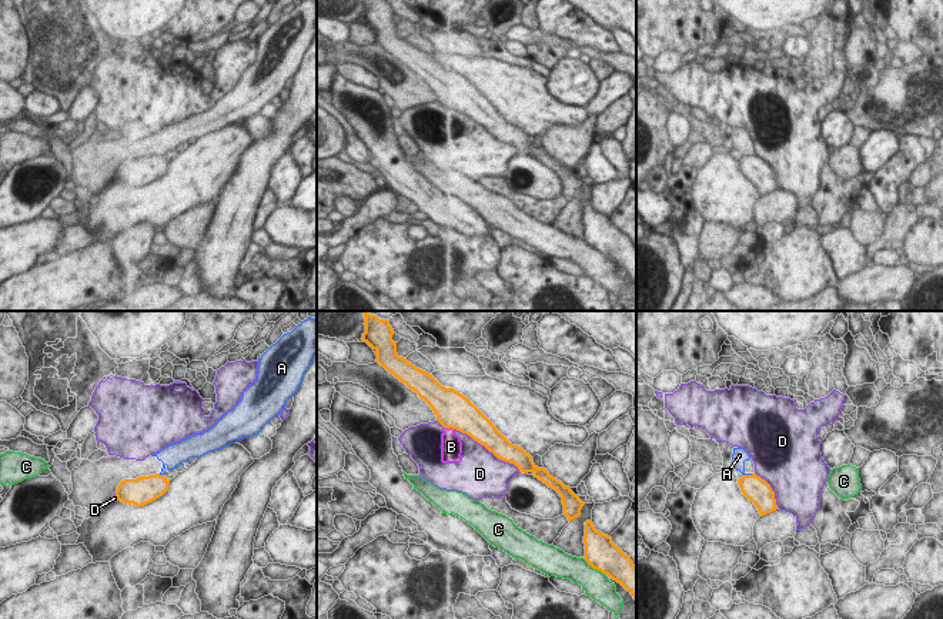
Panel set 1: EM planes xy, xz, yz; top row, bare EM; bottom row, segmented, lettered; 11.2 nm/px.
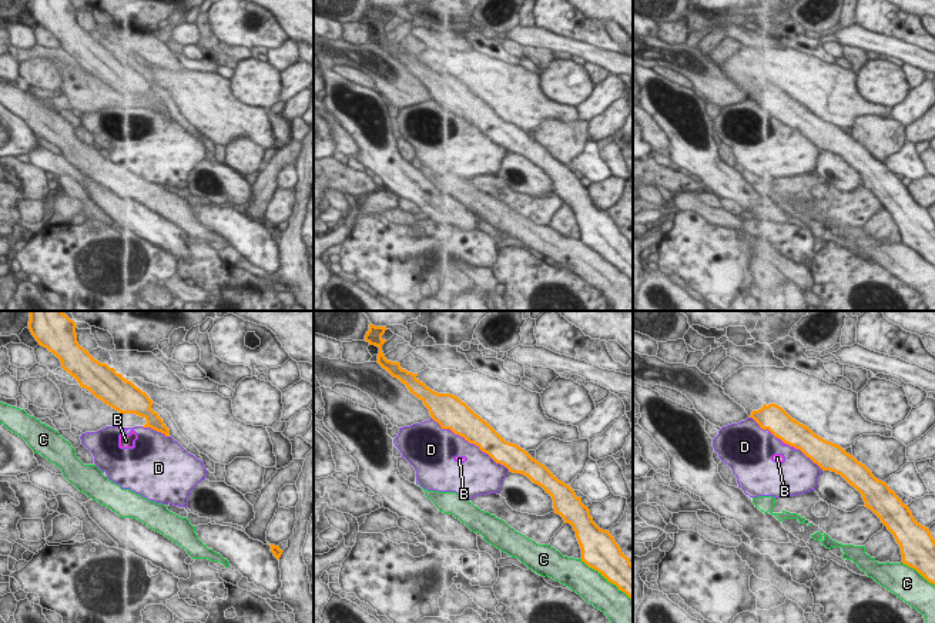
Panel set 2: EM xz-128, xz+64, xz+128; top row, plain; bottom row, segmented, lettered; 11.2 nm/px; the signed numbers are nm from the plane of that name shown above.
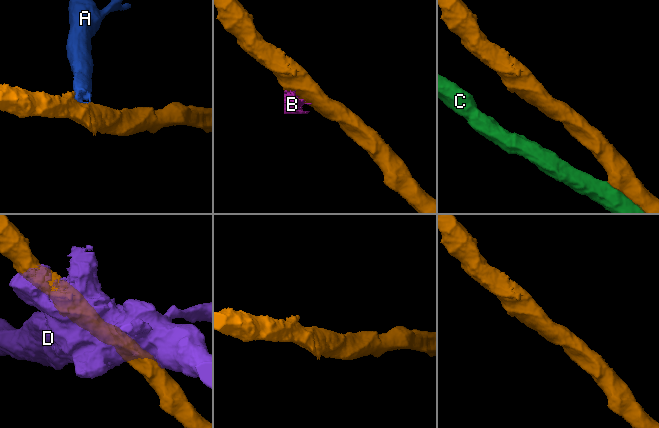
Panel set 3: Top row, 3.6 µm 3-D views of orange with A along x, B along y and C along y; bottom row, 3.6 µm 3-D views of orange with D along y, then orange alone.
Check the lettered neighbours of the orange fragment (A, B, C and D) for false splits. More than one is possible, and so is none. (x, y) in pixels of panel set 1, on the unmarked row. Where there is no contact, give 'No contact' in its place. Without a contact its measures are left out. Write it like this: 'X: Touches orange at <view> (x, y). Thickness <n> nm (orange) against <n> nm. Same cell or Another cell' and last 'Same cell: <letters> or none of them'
A: Touches orange at yz (748, 156). Thickness 280 nm (orange) against 170 nm. Another cell
B: Touches orange at xz (448, 109). Thickness 400 nm (orange) against 220 nm. Another cell
C: Touches orange at xz (594, 248). Thickness 360 nm (orange) against 300 nm. Another cell
D: Touches orange at xz (488, 130). Thickness 280 nm (orange) against 480 nm. Another cell
Same cell: none of them.

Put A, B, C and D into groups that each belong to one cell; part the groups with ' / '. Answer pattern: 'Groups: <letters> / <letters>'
Groups: A / B D / C.

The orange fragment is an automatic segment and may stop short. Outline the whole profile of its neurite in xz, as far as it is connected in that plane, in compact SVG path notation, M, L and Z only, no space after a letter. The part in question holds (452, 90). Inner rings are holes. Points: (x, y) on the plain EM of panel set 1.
M365 0L364 6L362 21L377 31L375 43L417 73L431 87L444 108L469 116L498 140L514 144L521 154L532 153L535 158L559 174L564 195L569 203L581 197L585 183L569 167L551 157L545 148L538 148L532 137L521 127L512 126L467 77L454 68L442 67L431 54L397 34L397 23L392 21L395 13L388 0Z

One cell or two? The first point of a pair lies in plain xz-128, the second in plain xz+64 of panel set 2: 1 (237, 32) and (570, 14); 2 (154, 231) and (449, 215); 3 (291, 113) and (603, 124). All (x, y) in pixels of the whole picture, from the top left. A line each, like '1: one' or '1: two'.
1: one
2: one
3: one

